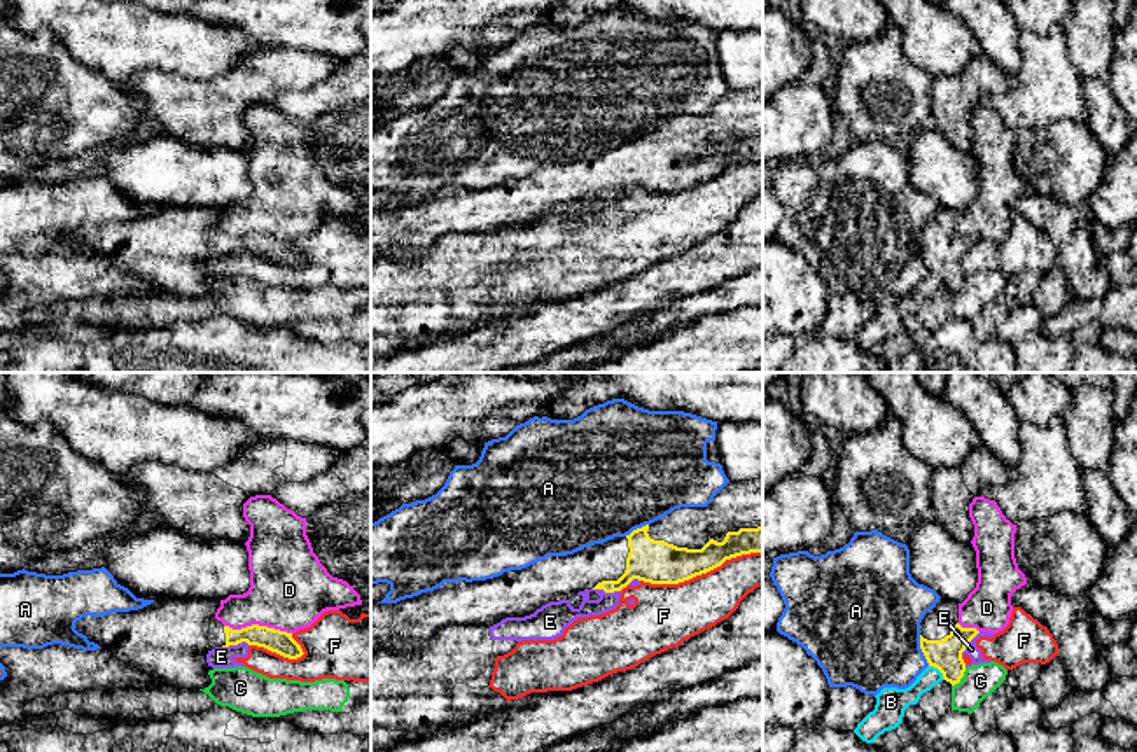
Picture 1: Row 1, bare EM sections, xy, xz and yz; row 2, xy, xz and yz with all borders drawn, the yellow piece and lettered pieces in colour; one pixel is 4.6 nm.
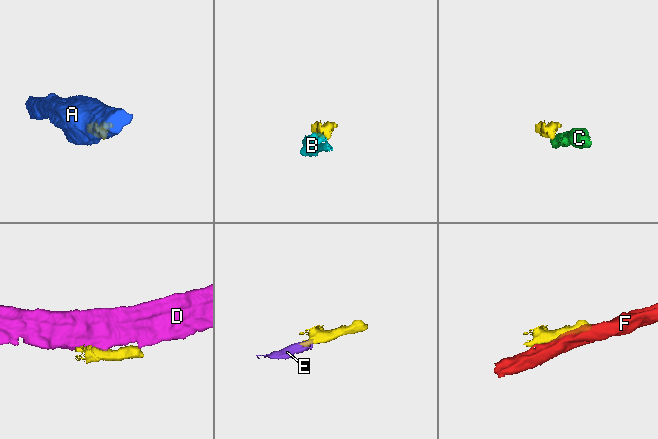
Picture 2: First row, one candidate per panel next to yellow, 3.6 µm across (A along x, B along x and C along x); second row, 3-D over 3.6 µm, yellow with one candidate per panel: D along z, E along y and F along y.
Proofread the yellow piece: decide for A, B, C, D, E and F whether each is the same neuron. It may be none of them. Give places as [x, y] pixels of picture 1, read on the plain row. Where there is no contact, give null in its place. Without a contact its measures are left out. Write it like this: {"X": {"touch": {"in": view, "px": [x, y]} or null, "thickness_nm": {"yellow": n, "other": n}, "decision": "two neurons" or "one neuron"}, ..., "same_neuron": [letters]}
{"A": {"touch": {"in": "yz", "px": [922, 259]}, "thickness_nm": {"yellow": 150, "other": 460}, "decision": "two neurons"}, "B": {"touch": {"in": "yz", "px": [938, 277]}, "thickness_nm": {"yellow": 150, "other": 120}, "decision": "two neurons"}, "C": {"touch": {"in": "yz", "px": [961, 285]}, "thickness_nm": {"yellow": 150, "other": 160}, "decision": "two neurons"}, "D": {"touch": {"in": "xy", "px": [258, 233]}, "thickness_nm": {"yellow": 110, "other": 360}, "decision": "two neurons"}, "E": {"touch": {"in": "xz", "px": [607, 200]}, "thickness_nm": {"yellow": 200, "other": 130}, "decision": "two neurons"}, "F": {"touch": {"in": "xz", "px": [700, 182]}, "thickness_nm": {"yellow": 200, "other": 280}, "decision": "two neurons"}, "same_neuron": []}

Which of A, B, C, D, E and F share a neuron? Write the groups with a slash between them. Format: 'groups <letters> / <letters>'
groups A / B / C / D / E F

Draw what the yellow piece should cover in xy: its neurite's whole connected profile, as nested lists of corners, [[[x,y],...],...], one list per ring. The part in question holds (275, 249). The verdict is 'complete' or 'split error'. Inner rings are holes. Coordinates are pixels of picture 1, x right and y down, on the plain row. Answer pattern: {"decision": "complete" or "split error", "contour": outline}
{"decision": "split error", "contour": [[[157,206],[150,213],[112,220],[101,226],[82,226],[75,238],[150,285],[177,297],[205,297],[213,278],[206,262],[215,255],[247,250],[289,268],[304,261],[292,241],[252,233],[241,238],[215,227],[220,208]]]}

